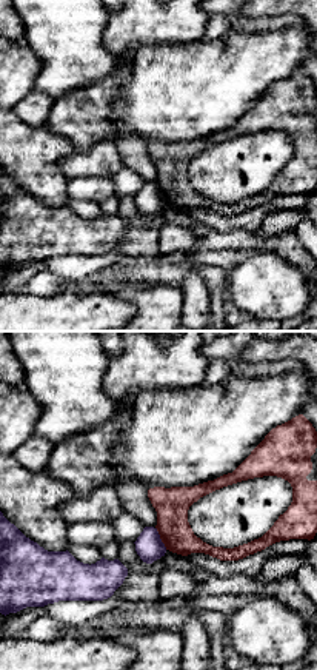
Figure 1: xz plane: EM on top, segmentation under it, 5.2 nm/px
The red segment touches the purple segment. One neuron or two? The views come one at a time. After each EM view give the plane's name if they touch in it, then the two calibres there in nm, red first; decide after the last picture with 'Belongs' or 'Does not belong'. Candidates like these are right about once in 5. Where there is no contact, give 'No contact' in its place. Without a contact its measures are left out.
Touches red in xz. Thickness 180 nm (red) against 140 nm

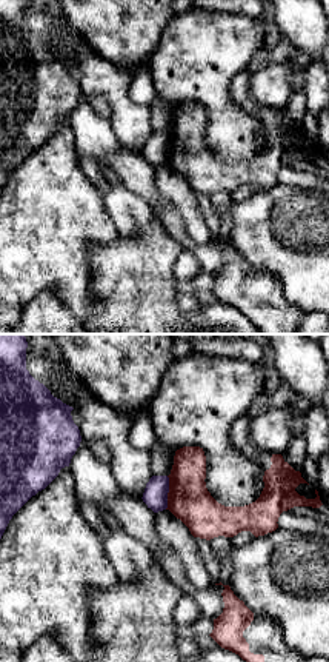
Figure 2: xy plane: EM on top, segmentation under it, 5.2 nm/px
Touches red in xy. Thickness 220 nm (red) against 130 nm

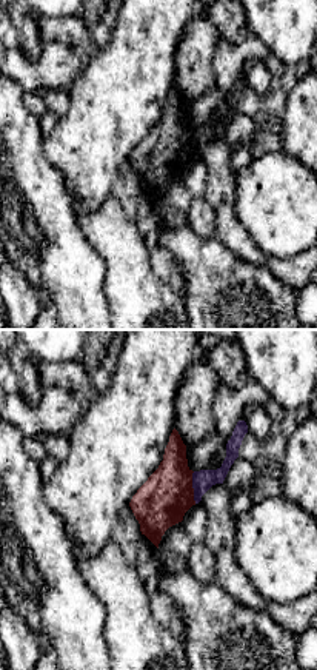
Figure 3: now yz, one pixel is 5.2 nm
Touches red in yz. Thickness 280 nm (red) against 110 nm

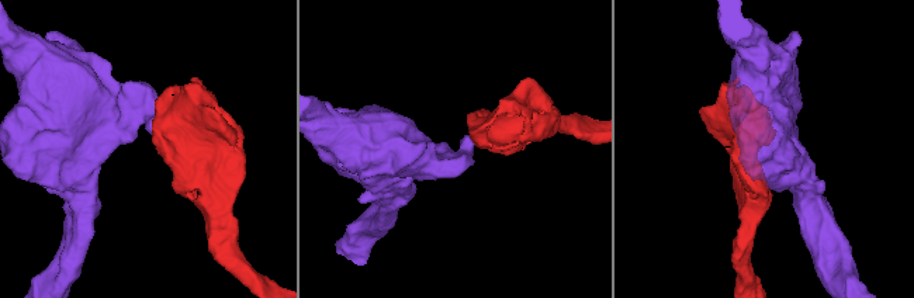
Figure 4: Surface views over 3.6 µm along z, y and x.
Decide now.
Does not belong

